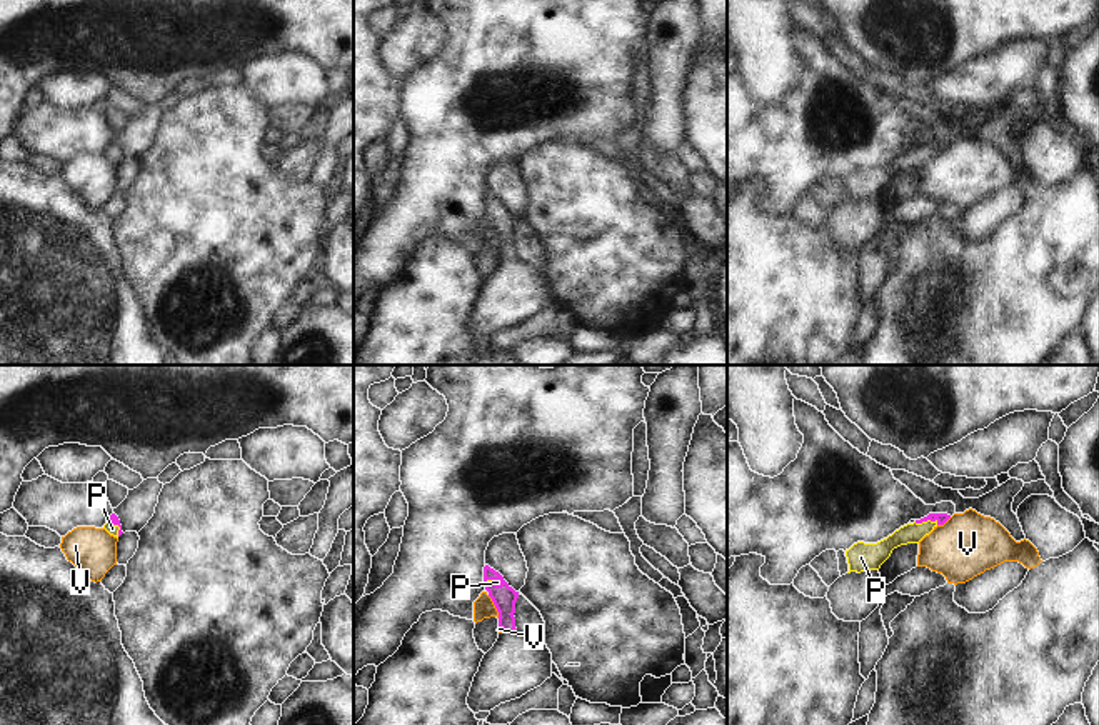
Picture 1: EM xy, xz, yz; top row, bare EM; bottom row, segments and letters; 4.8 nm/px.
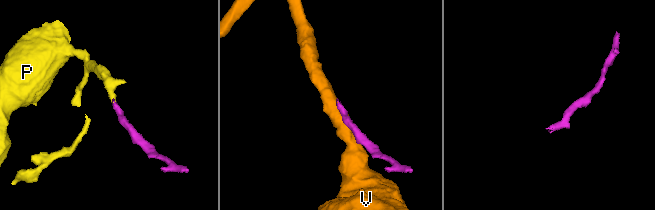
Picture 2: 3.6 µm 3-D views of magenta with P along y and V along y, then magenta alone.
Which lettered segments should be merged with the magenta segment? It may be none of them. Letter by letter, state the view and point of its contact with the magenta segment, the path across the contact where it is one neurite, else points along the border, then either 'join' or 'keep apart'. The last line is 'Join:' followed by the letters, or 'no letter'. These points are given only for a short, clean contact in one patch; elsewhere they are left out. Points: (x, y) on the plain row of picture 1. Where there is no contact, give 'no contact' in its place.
P: meets magenta in yz at (926, 147); runs through yz (941, 145), (926, 147), (914, 159); join
V: meets magenta in xz at (496, 234); border along xz (487, 222), (499, 244); keep apart
Join: P

